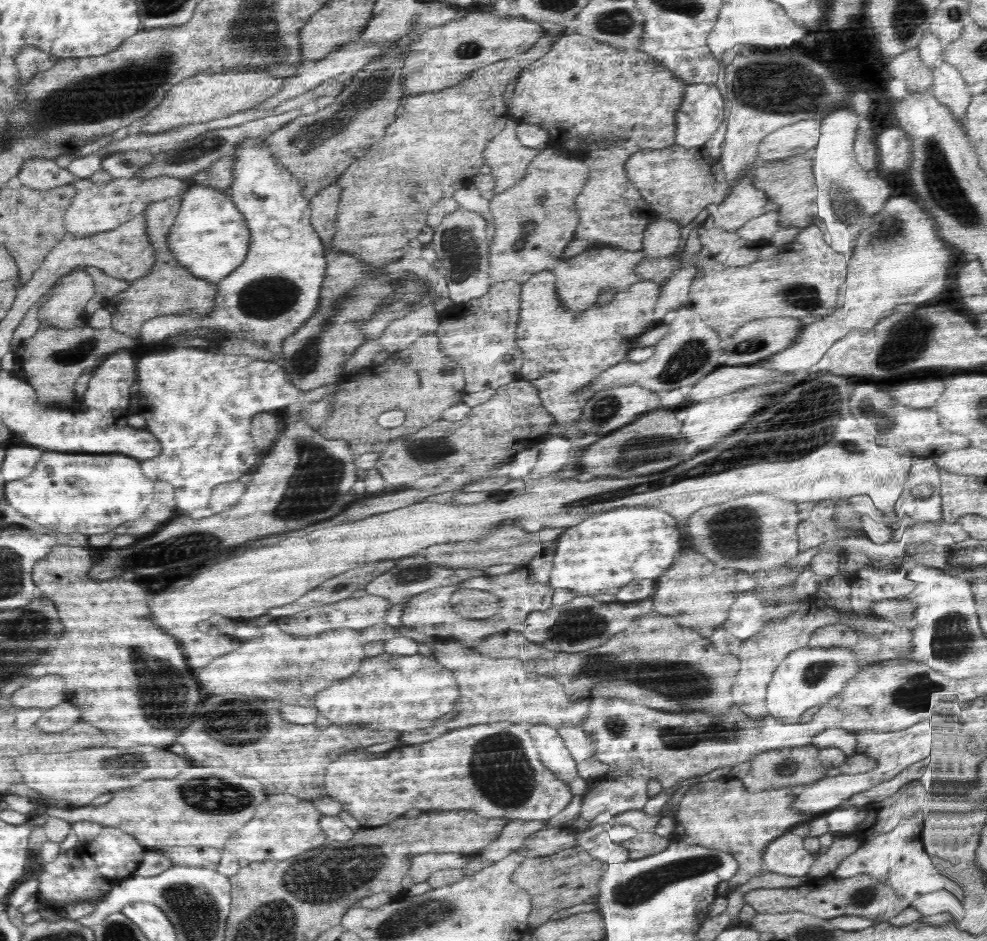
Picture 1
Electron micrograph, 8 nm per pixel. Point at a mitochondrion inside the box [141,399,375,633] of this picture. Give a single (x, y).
(312, 490)

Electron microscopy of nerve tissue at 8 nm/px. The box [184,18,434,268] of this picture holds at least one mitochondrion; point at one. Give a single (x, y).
(311, 137)

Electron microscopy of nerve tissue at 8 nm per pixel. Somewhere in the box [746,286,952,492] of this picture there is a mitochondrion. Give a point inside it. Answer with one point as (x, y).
(906, 337)

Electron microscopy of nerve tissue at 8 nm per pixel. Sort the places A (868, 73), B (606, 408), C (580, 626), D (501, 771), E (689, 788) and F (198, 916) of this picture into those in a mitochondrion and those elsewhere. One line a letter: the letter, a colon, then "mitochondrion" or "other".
A: other
B: mitochondrion
C: mitochondrion
D: mitochondrion
E: other
F: mitochondrion

